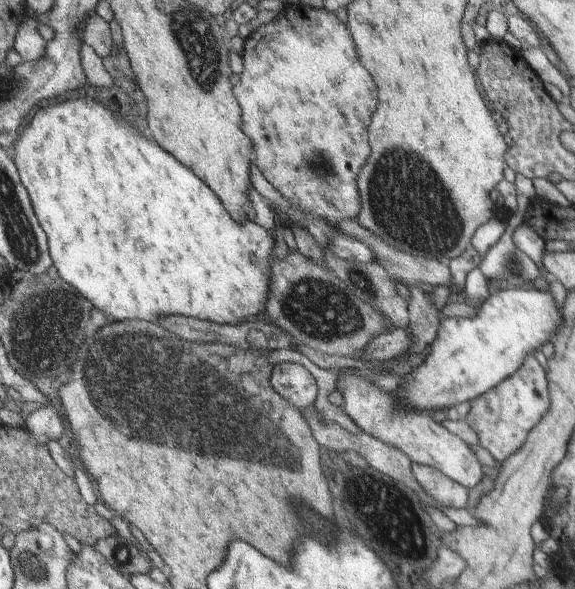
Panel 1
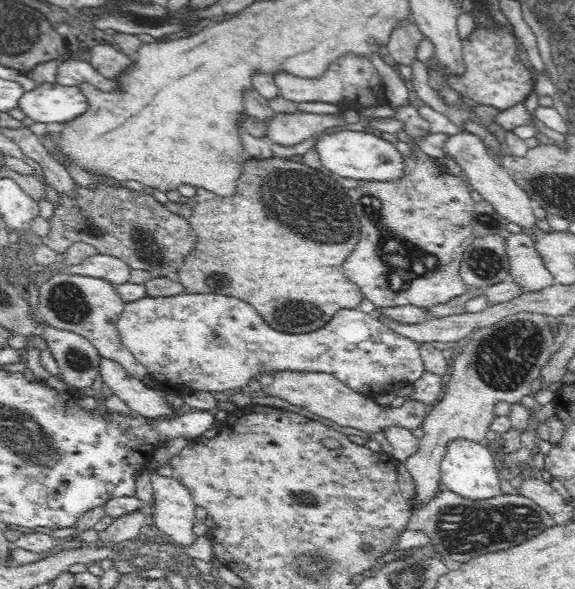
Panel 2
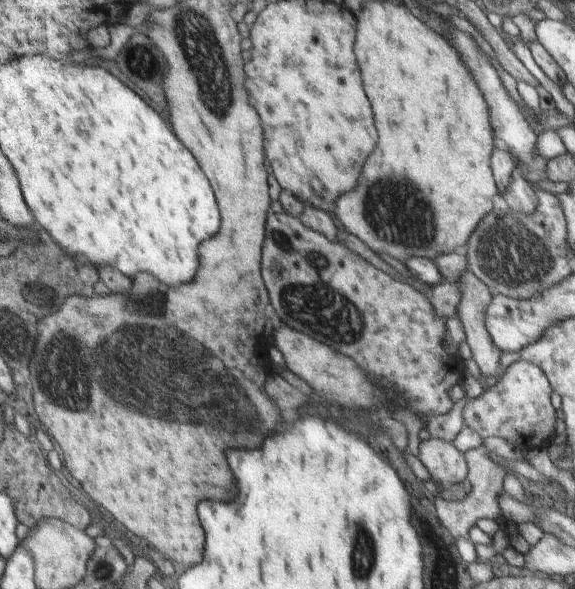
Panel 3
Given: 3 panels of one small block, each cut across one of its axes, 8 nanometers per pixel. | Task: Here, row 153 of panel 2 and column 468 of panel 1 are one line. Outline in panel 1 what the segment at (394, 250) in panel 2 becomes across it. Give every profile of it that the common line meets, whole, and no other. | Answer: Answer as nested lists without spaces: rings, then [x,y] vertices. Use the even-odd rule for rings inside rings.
[[[528,355],[524,358],[524,364],[513,374],[509,374],[507,378],[489,389],[487,393],[483,393],[479,397],[475,397],[469,401],[469,411],[466,414],[465,422],[467,426],[475,432],[478,444],[485,448],[491,457],[496,462],[504,461],[511,456],[528,438],[527,432],[533,428],[541,420],[541,416],[547,412],[549,408],[548,386],[547,386],[547,371],[541,367],[534,356]]]

